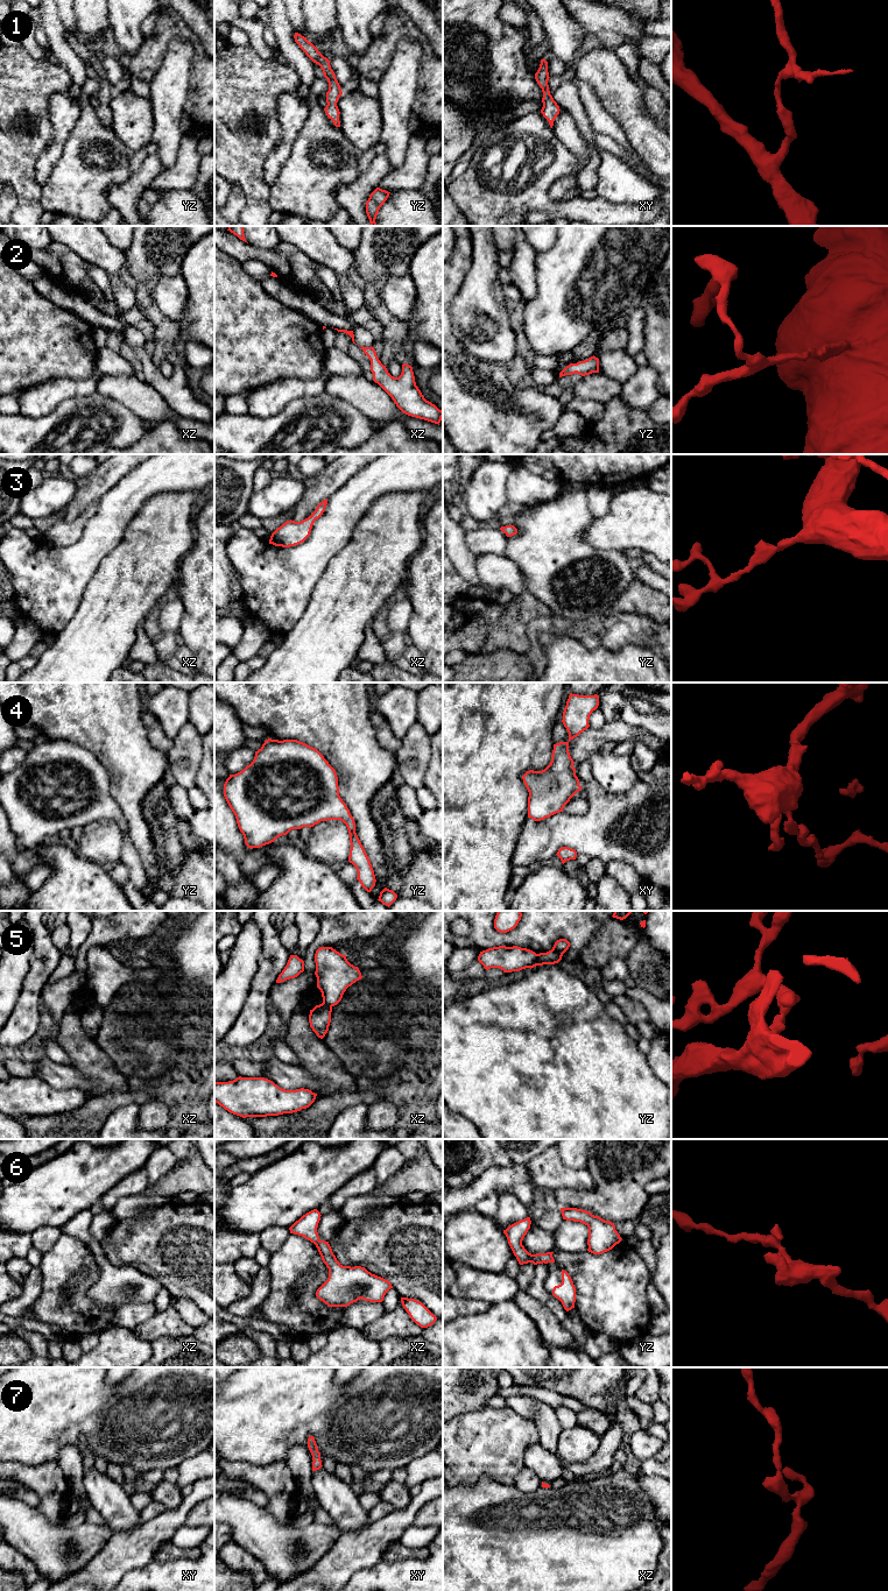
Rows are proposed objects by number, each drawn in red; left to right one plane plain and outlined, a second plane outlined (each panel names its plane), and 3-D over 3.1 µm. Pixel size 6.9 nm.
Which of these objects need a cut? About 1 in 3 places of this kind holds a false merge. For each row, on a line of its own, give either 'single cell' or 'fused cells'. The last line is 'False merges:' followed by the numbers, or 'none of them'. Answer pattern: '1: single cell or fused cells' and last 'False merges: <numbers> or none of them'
1: single cell
2: single cell
3: single cell
4: single cell
5: fused cells
6: single cell
7: single cell
False merges: 5

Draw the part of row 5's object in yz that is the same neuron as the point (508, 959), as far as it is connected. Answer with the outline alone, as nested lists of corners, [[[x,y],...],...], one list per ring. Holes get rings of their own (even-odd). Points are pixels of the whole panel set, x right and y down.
[[[499,946],[480,952],[478,961],[486,970],[500,968],[503,973],[512,973],[536,967],[537,954],[517,946]]]

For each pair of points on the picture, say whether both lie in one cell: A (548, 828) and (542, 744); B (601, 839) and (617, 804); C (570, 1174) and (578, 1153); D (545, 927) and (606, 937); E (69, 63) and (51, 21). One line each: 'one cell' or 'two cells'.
A: two cells
B: one cell
C: two cells
D: two cells
E: one cell

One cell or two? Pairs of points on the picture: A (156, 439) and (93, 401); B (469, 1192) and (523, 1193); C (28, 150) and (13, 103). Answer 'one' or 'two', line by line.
A: two
B: one
C: one

